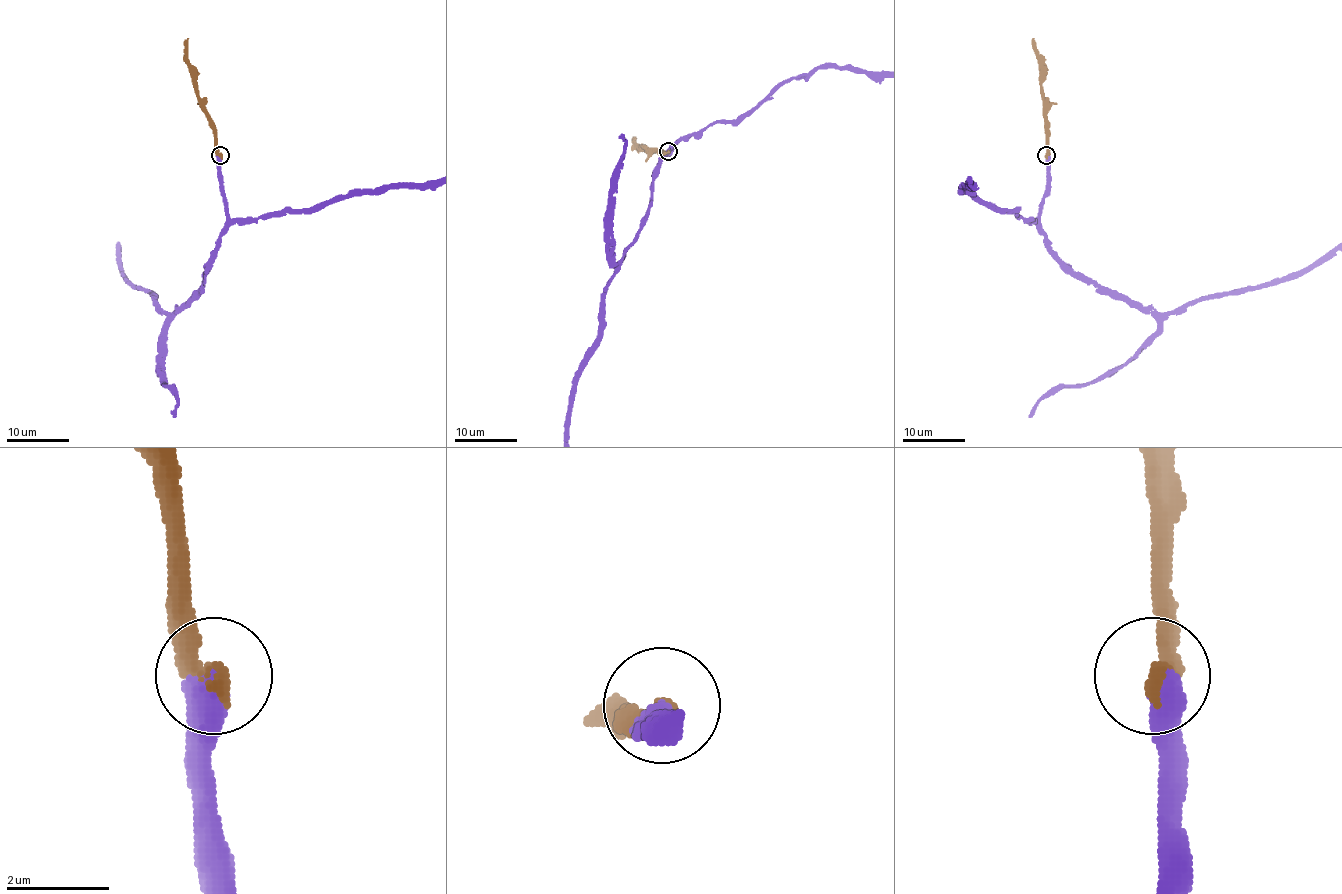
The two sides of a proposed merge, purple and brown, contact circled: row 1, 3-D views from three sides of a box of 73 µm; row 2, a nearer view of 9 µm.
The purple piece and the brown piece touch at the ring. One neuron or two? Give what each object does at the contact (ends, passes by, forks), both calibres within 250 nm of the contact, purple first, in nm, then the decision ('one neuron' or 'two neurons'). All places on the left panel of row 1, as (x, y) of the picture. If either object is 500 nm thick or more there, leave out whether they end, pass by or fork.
calibres 600 and 380 nm; one neuron

